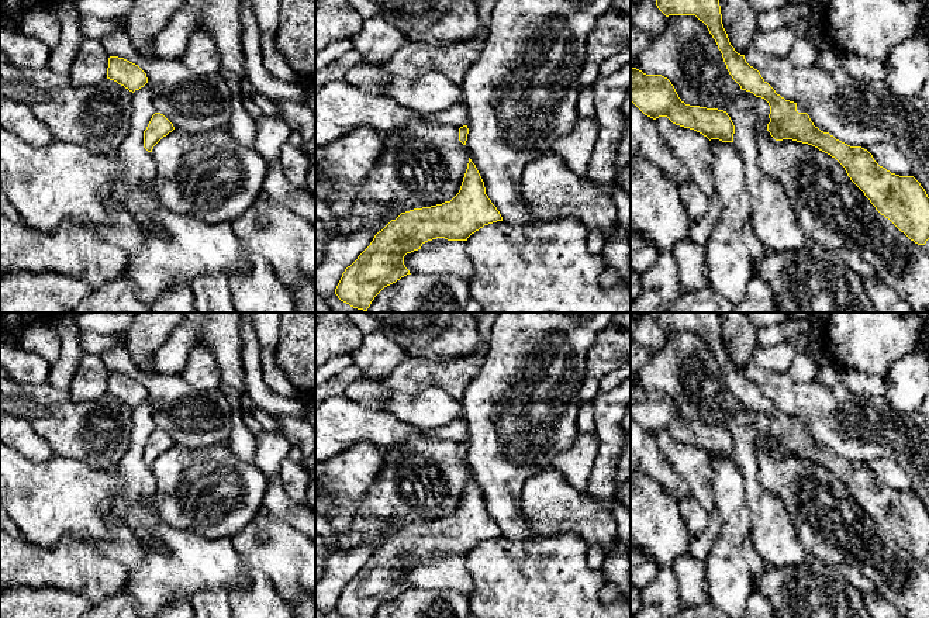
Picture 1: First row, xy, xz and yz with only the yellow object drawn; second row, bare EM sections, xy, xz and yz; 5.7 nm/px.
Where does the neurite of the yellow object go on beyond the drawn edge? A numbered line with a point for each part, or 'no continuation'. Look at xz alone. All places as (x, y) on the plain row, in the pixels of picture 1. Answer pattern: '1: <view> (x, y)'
no continuation

